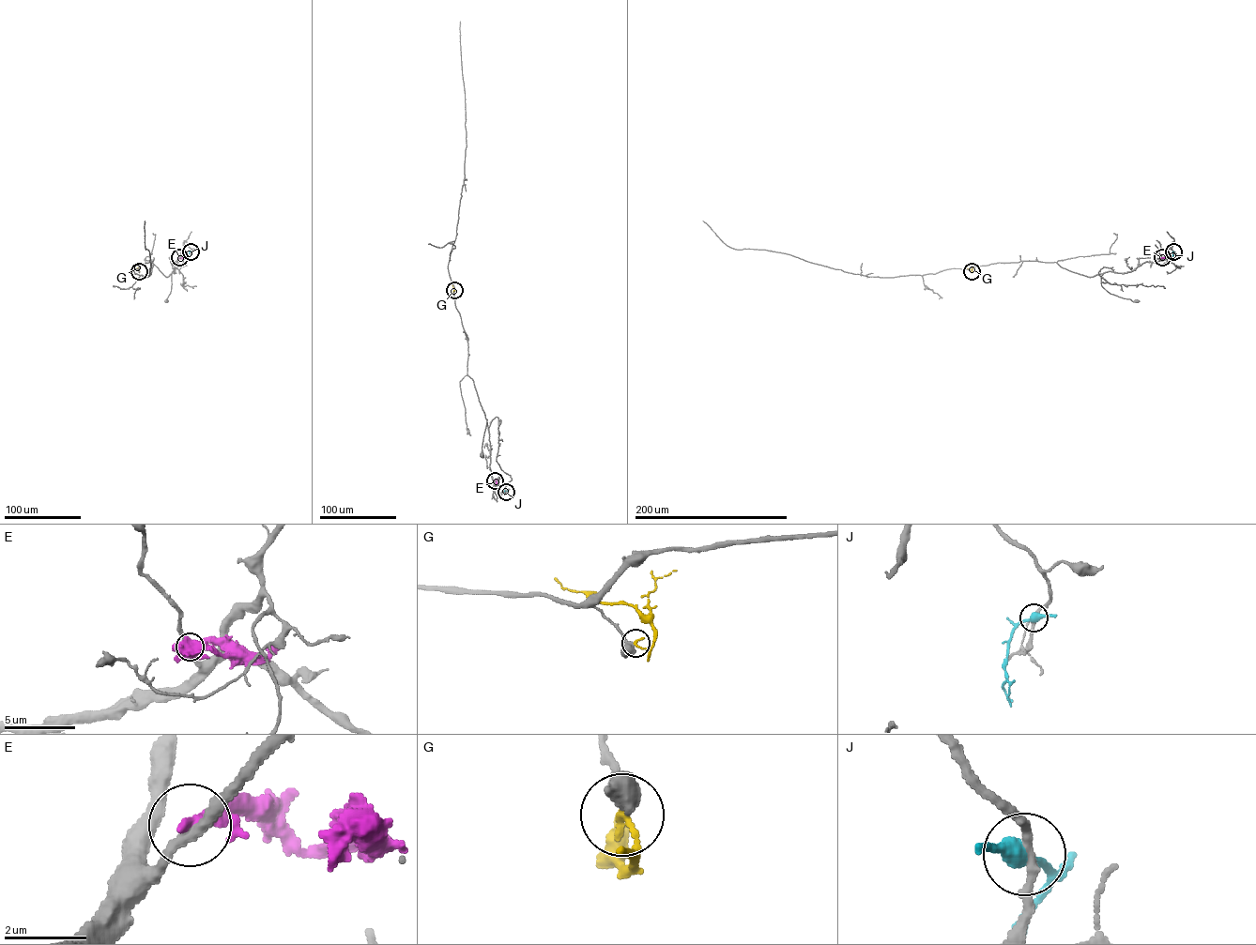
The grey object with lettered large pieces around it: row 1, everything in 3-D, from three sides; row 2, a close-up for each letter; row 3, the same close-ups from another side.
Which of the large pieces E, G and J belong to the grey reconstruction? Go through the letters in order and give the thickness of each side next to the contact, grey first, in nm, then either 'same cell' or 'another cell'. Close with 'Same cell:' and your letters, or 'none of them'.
E: calibres 280 and 240 nm; another cell
G: calibres 600 and 190 nm; another cell
J: calibres 220 and 380 nm; another cell
Same cell: none of them

